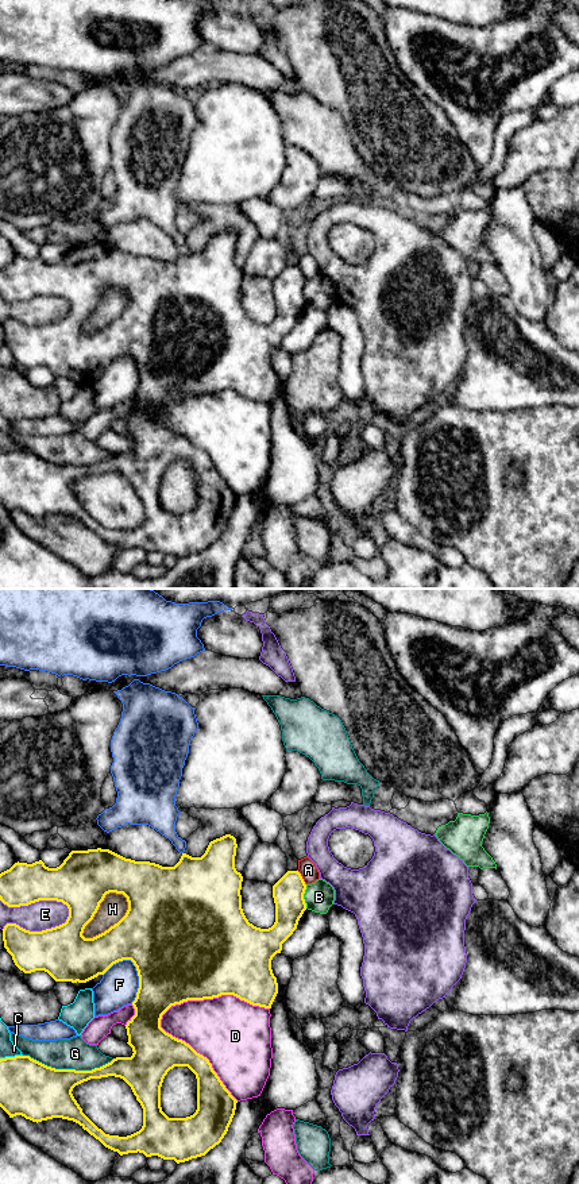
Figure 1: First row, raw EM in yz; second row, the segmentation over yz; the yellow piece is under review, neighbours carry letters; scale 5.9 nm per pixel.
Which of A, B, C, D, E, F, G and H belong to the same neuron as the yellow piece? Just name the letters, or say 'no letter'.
no letter

